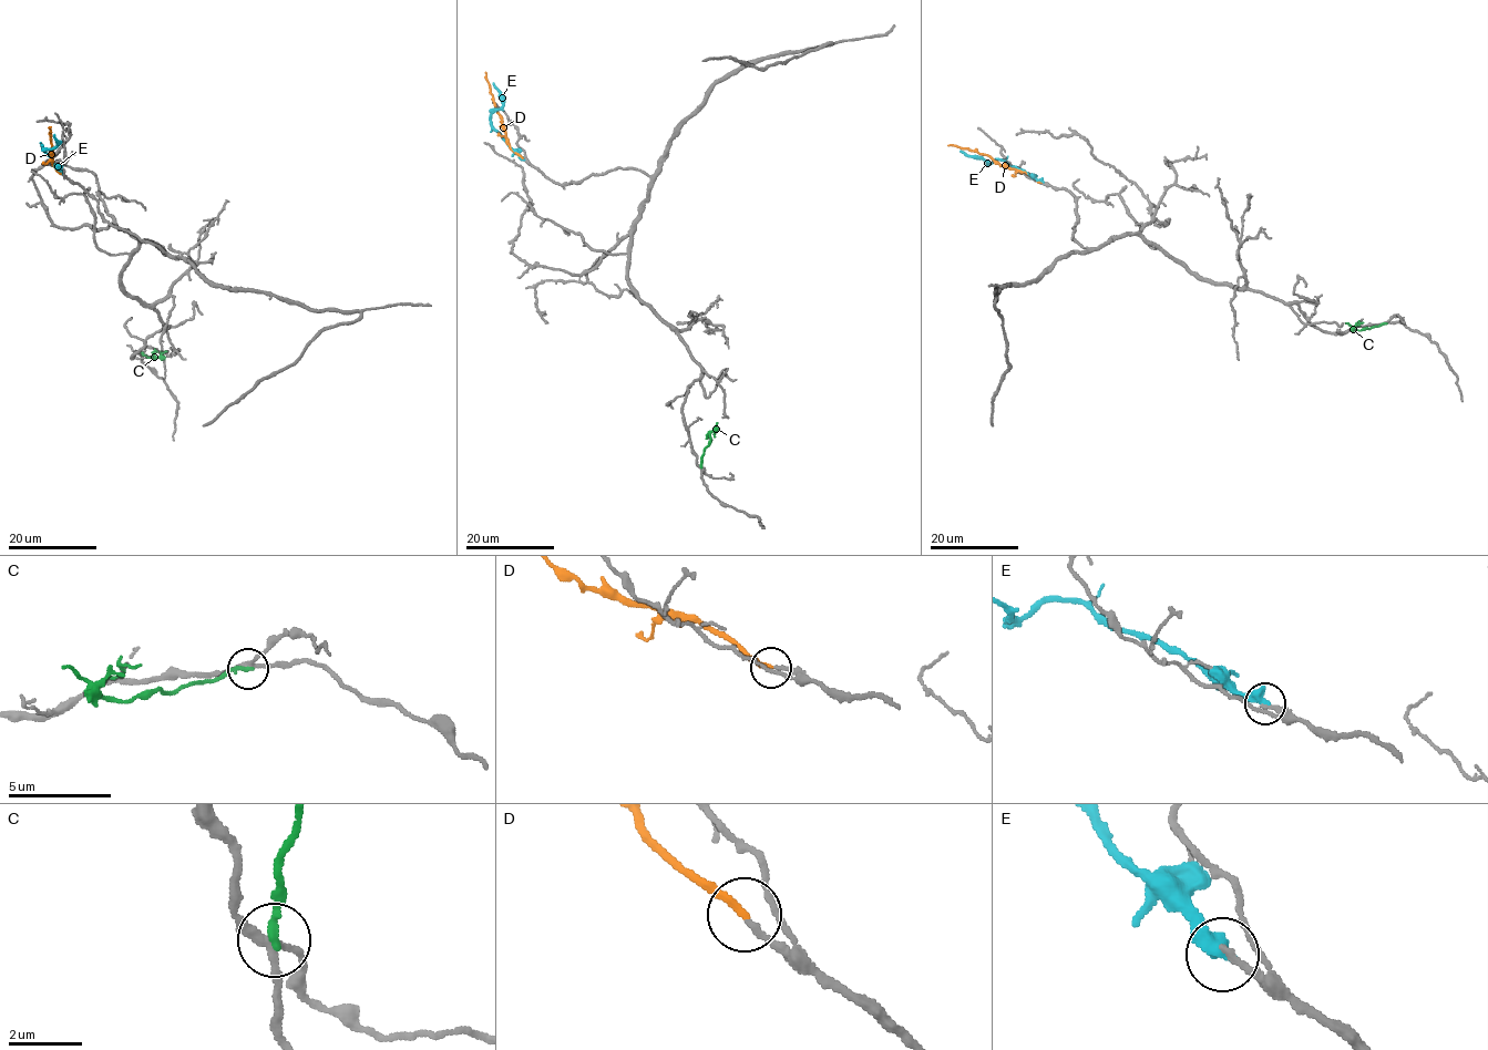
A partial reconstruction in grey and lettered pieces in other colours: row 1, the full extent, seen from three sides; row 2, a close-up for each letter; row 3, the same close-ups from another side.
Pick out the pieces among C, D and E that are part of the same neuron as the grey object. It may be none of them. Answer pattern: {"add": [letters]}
{"add": ["D"]}

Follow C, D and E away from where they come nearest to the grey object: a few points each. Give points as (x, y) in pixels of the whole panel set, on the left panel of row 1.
C: (142, 353), (155, 359), (152, 352), (156, 351)
D: (60, 173), (52, 163), (50, 127)
E: (61, 173), (41, 145), (52, 148), (59, 142), (54, 134)

